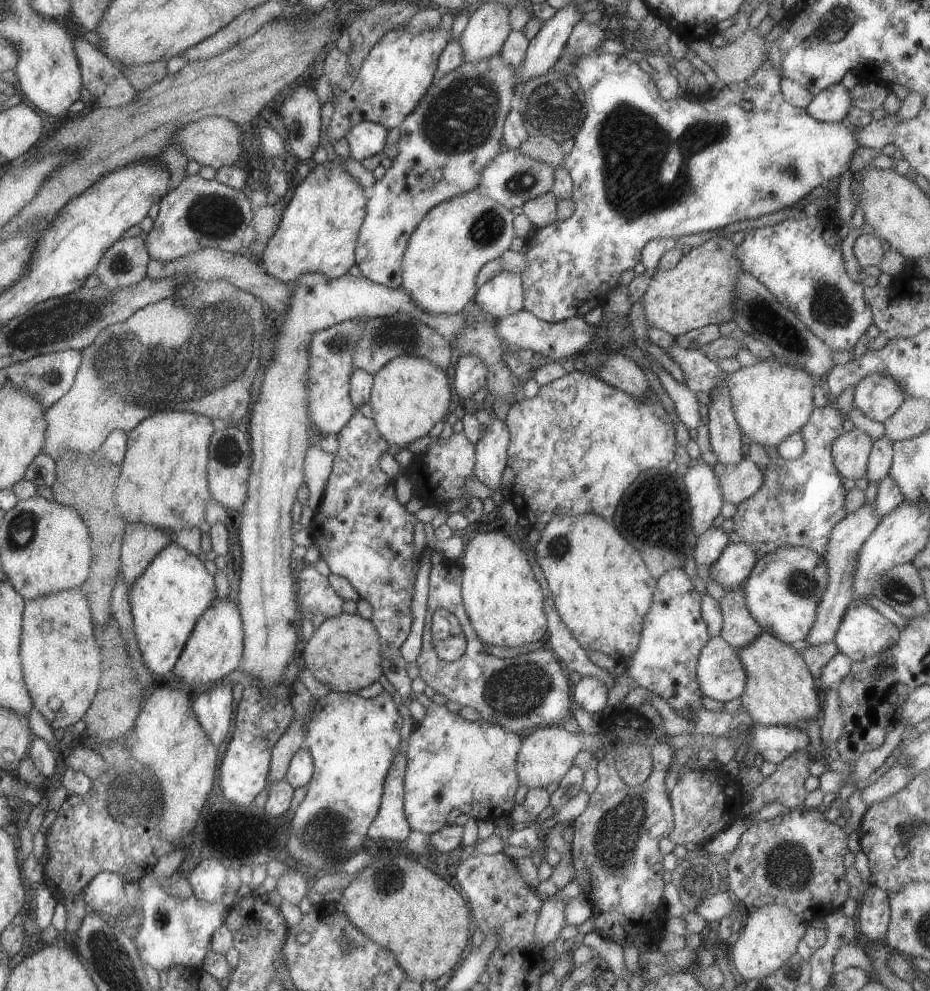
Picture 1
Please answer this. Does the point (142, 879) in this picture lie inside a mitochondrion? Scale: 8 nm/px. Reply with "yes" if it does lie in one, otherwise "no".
no

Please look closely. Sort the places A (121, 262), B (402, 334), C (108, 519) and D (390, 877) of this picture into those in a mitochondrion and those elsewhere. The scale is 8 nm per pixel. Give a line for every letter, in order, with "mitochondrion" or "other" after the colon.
A: mitochondrion
B: mitochondrion
C: other
D: mitochondrion

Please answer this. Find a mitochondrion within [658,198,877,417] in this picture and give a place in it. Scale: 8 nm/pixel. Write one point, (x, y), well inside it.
(760, 313)

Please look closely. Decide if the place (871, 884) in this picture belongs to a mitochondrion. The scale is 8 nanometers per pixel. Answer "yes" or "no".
no

